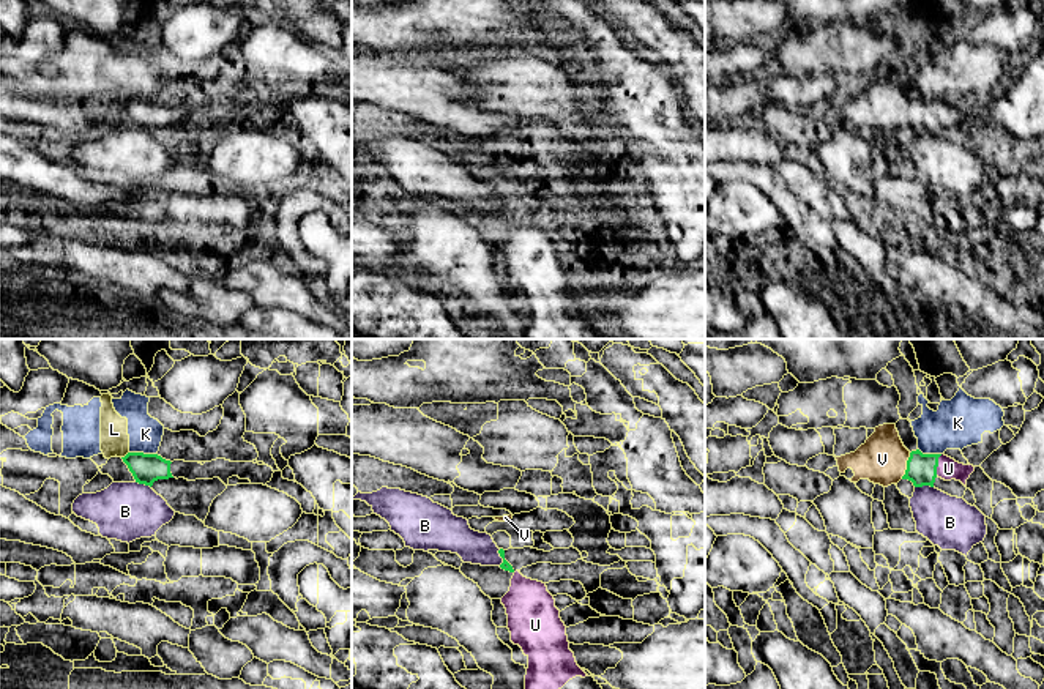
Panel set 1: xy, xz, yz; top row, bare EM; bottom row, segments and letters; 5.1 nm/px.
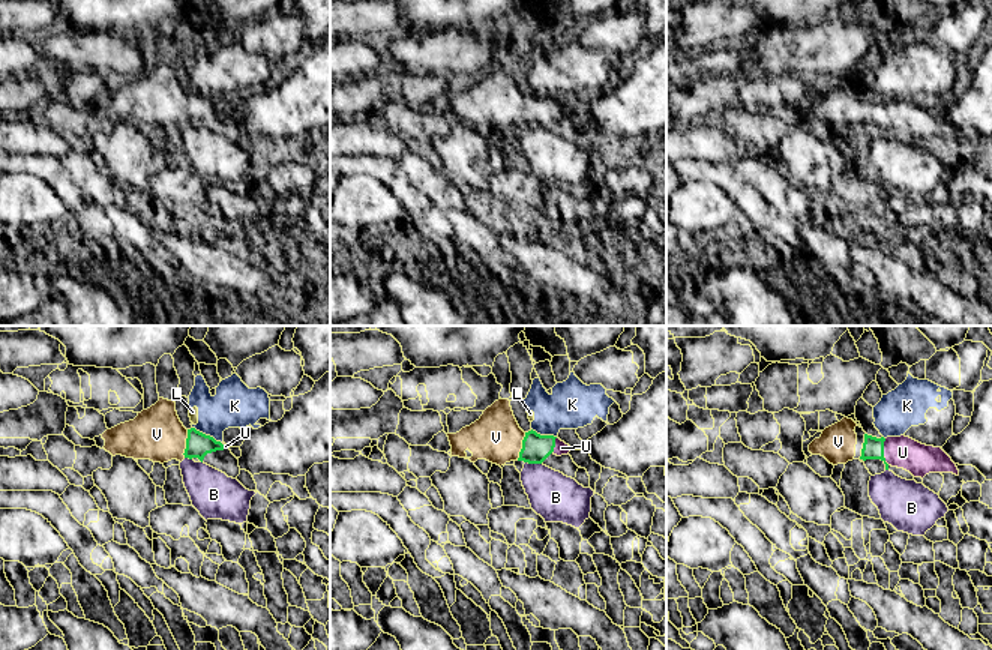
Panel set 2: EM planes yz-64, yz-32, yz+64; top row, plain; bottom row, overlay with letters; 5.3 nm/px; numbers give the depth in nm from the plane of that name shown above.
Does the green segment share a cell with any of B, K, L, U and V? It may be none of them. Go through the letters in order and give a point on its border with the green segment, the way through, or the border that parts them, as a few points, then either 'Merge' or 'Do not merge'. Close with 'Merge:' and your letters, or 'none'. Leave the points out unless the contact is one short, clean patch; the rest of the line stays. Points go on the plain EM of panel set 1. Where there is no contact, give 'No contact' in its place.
B: Touches green at yz (923, 131). Boundary: yz (932, 133), (915, 134). Do not merge
K: Touches green at xy (142, 100). Boundary: xy (130, 98), (156, 101). Do not merge
L: Touches green at xy (126, 101). Boundary: xy (128, 98), (122, 104). Do not merge
U: Touches green at yz (937, 112). Path across: yz (921, 115), (937, 112), (948, 115). Merge
V: Touches green at yz (907, 112). Path across: yz (921, 115), (907, 112), (882, 106). Merge
Merge: U, V

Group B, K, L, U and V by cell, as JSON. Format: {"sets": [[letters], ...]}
{"sets": [["B"], ["K", "L"], ["U", "V"]]}

